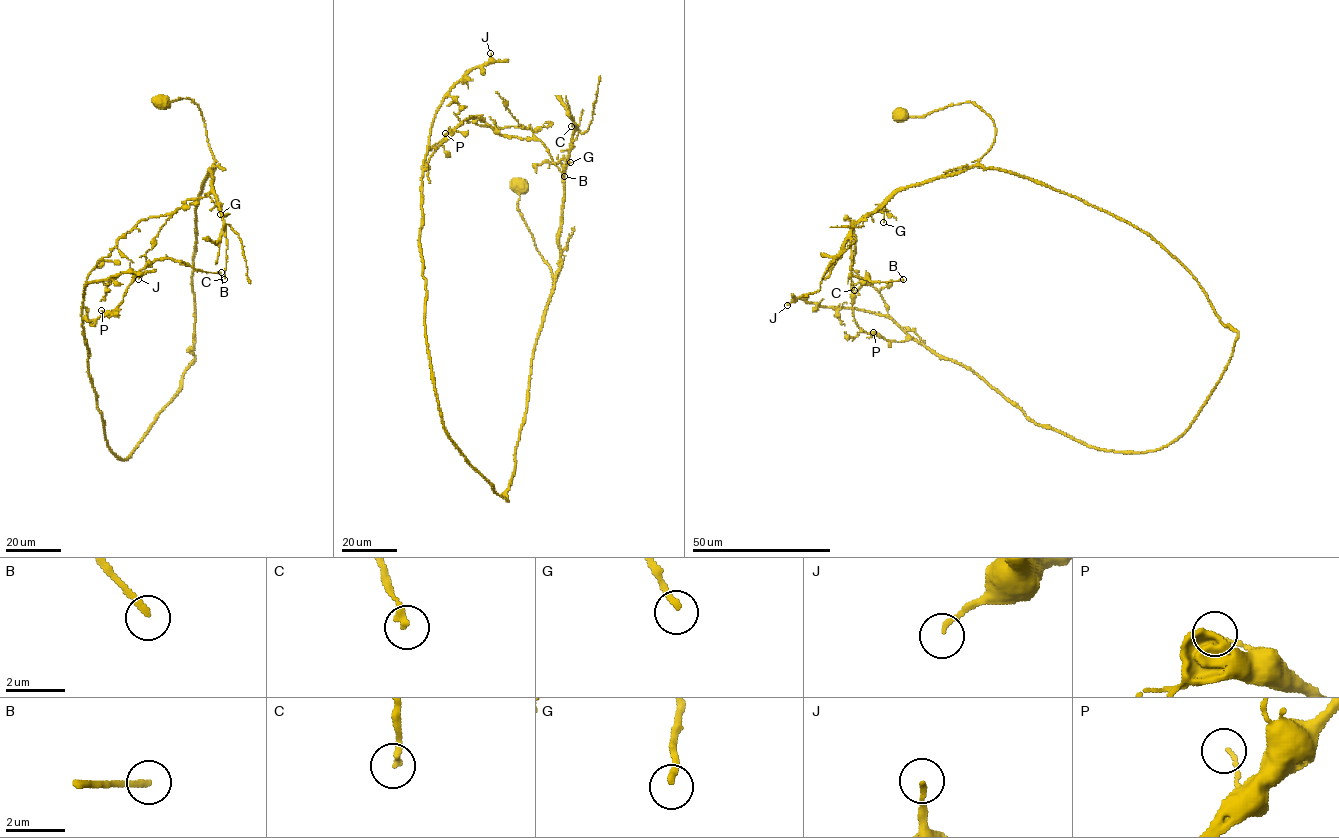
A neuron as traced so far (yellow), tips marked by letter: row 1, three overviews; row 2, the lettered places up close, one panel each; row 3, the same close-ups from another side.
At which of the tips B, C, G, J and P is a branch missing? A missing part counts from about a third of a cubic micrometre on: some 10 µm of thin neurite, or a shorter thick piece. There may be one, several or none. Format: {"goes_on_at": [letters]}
{"goes_on_at": ["B", "C"]}

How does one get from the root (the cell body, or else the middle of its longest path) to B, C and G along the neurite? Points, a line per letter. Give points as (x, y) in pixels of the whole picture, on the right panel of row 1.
B: (900, 117), (973, 101), (980, 164), (1148, 232), (1238, 338), (1179, 436), (1098, 449), (863, 331), (903, 279)
C: (900, 117), (925, 116), (973, 101), (992, 120), (994, 141), (975, 165), (905, 187), (855, 225), (854, 290)
G: (900, 117), (925, 116), (973, 101), (992, 120), (995, 137), (975, 165), (897, 188), (878, 209), (883, 222)

